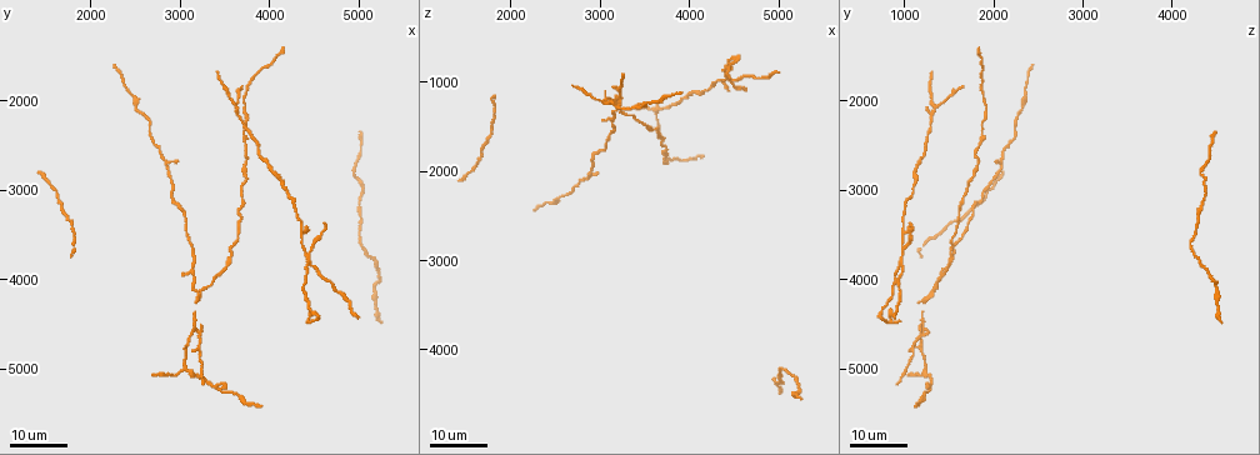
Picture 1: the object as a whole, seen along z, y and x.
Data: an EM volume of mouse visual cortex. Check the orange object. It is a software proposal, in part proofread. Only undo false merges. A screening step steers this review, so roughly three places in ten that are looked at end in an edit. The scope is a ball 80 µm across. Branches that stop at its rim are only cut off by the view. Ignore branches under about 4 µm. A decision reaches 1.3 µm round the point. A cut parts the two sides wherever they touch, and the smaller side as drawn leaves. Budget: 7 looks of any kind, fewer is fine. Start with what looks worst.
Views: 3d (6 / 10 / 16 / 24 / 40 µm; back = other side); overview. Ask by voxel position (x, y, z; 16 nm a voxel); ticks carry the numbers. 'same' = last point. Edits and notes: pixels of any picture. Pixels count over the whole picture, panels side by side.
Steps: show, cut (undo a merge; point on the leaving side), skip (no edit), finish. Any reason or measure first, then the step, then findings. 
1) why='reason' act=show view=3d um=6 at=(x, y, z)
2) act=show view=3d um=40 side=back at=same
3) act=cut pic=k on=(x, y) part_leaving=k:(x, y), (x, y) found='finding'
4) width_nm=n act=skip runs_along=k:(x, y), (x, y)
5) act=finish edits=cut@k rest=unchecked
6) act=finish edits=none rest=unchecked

why='branch point' act=show view=3d um=24 at=(3200, 4150, 1300)

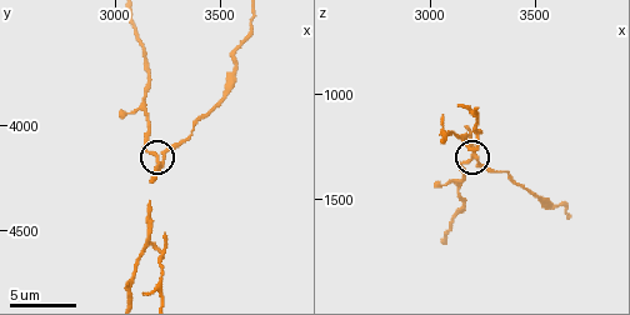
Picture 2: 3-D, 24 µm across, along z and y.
why='zoom in' act=show view=3d um=10 at=same

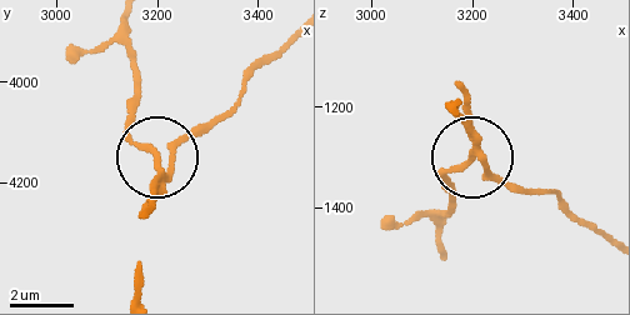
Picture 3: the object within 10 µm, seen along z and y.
width_nm=210 act=cut pic=3 on=(171, 151) found='two cells meet here'

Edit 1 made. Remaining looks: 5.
act=show view=overview

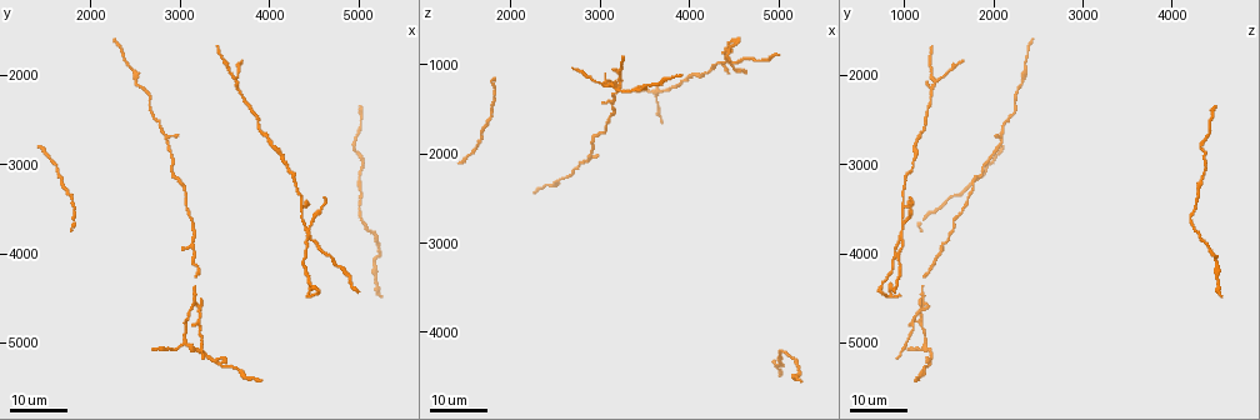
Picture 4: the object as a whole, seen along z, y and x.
act=show view=3d um=16 at=(3050, 5000, 1200)

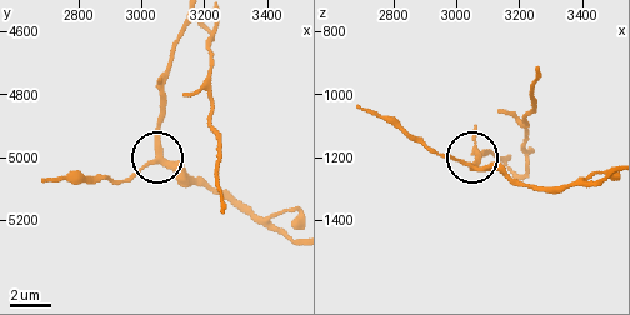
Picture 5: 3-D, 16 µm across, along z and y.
act=show view=3d um=10 at=(3050, 5000, 1230)

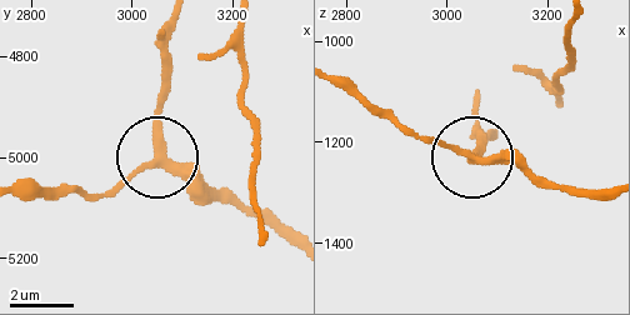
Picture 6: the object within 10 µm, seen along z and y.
width_nm=230 act=skip found='one cell here'

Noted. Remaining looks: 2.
why='three-way junction' act=show view=3d um=16 at=(2850, 2700, 2050)

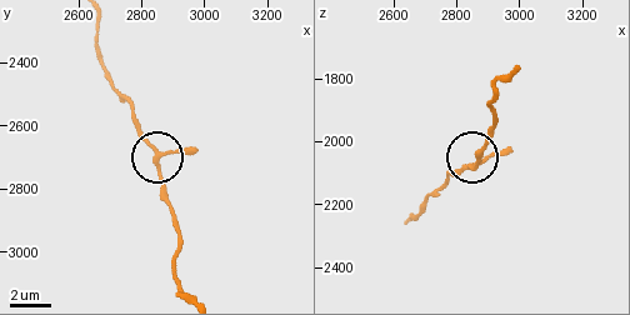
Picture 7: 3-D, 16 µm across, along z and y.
act=show view=3d um=10 at=(2830, 2680, 2080)

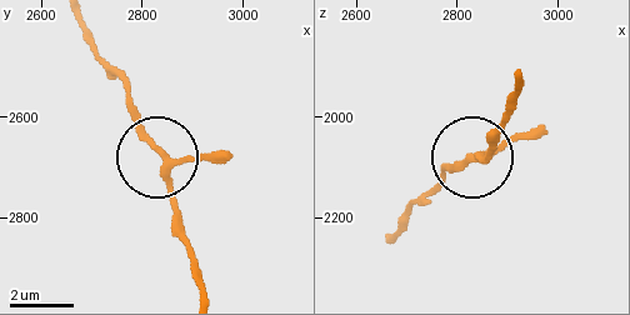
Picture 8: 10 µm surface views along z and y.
width_nm=190 act=skip found='all the same cell'

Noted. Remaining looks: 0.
act=finish edits=cut@3 rest=unchecked

